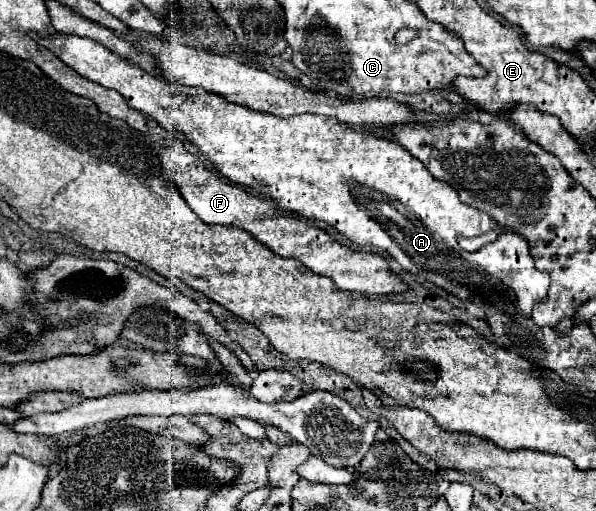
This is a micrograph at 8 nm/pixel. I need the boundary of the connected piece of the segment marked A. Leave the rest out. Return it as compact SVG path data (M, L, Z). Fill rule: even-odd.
M32 32L30 36L40 46L54 52L80 76L98 82L104 88L118 90L124 96L126 104L134 110L152 116L160 126L168 130L182 132L194 146L202 150L202 154L214 164L220 174L224 174L238 186L248 186L268 196L280 210L292 210L306 218L312 216L314 220L324 220L354 244L370 244L388 252L392 260L396 260L406 272L444 288L460 300L482 300L484 306L490 306L494 310L526 316L530 316L532 304L544 300L548 292L548 276L544 276L544 272L536 272L532 256L528 252L528 242L514 232L500 232L498 240L480 248L480 252L464 252L456 242L456 234L478 236L480 232L488 232L492 228L492 220L488 220L488 214L476 212L476 208L468 208L464 202L460 202L452 186L434 180L424 164L420 164L420 160L416 160L400 144L378 138L372 132L346 128L330 116L300 114L278 118L228 104L224 98L212 92L204 92L204 88L188 88L172 84L172 80L164 80L164 76L148 74L138 64L132 64L130 60L110 52L92 38L80 38L60 32L54 32L46 38L40 38L40 34L36 32Z

